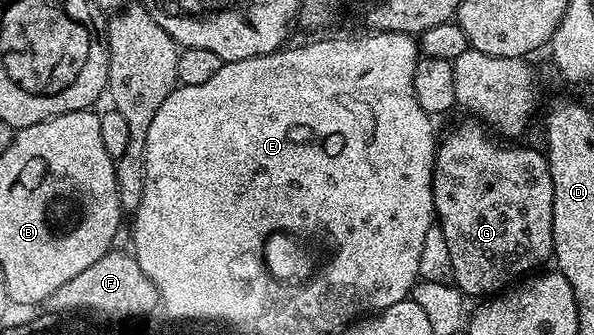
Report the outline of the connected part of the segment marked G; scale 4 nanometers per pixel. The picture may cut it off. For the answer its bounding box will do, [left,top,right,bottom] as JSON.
[434,121,554,295]

